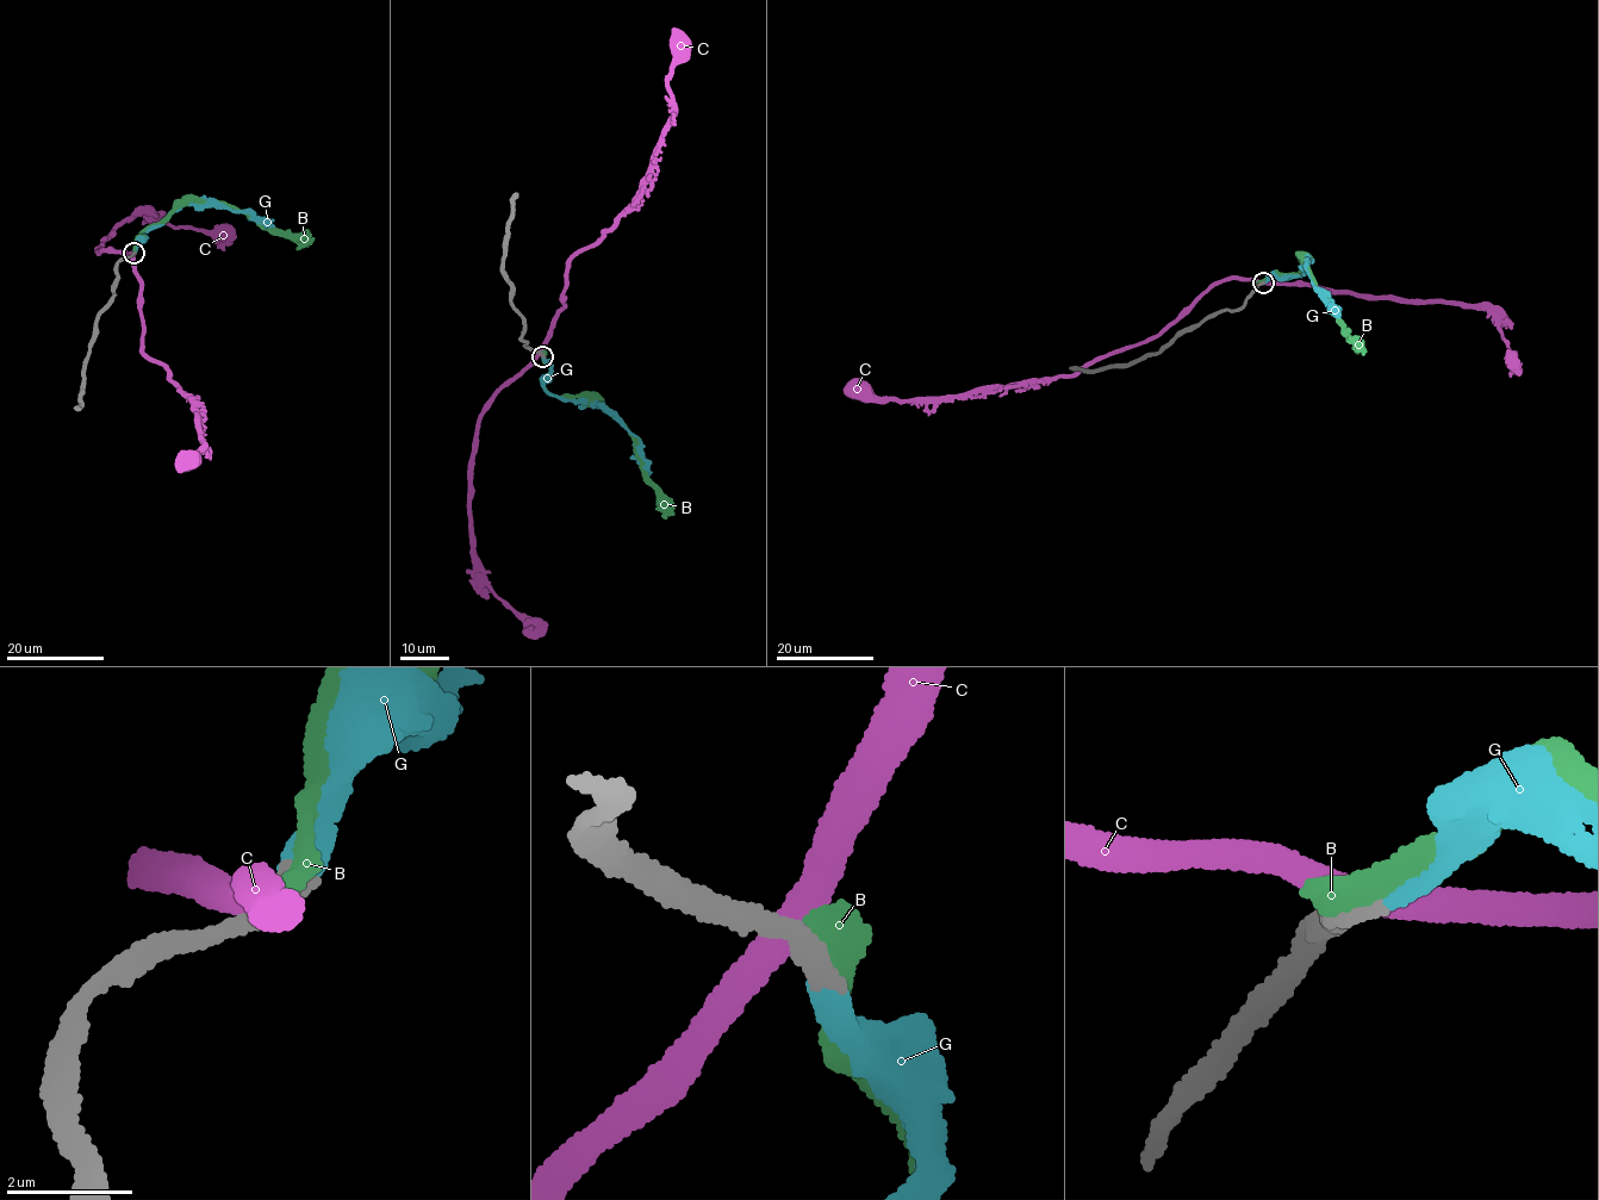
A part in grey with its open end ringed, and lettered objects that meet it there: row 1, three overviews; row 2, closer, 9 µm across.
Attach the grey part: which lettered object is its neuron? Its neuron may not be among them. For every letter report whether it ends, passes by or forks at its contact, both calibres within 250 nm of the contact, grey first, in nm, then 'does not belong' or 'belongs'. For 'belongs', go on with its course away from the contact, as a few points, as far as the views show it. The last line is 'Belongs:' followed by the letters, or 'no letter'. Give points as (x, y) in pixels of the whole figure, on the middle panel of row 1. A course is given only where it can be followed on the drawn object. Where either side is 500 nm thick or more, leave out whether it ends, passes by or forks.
B: it ends | 400/480 nm | does not belong
C: it passes by | 440/440 nm | does not belong
G: it ends | 360/360 nm | belongs | via (543, 356), (549, 365), (549, 378), (543, 389), (562, 398), (605, 405), (636, 439), (649, 476)
Belongs: G

